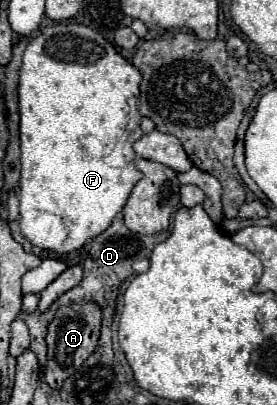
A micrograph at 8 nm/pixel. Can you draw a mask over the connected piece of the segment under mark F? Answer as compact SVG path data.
M56 23L56 25L42 29L28 43L28 47L24 51L24 59L22 59L22 67L20 67L20 83L18 83L20 165L22 165L18 198L20 201L19 212L22 215L19 221L20 229L22 229L24 239L28 239L32 245L46 249L46 251L54 251L58 255L72 253L72 251L80 249L88 239L104 233L110 227L112 219L126 205L126 199L128 199L132 187L142 179L142 173L135 167L135 153L132 145L139 137L143 136L143 132L138 132L142 119L138 108L138 85L140 85L140 71L136 71L136 67L130 61L126 61L100 33L96 33L94 29L90 29L86 25Z

